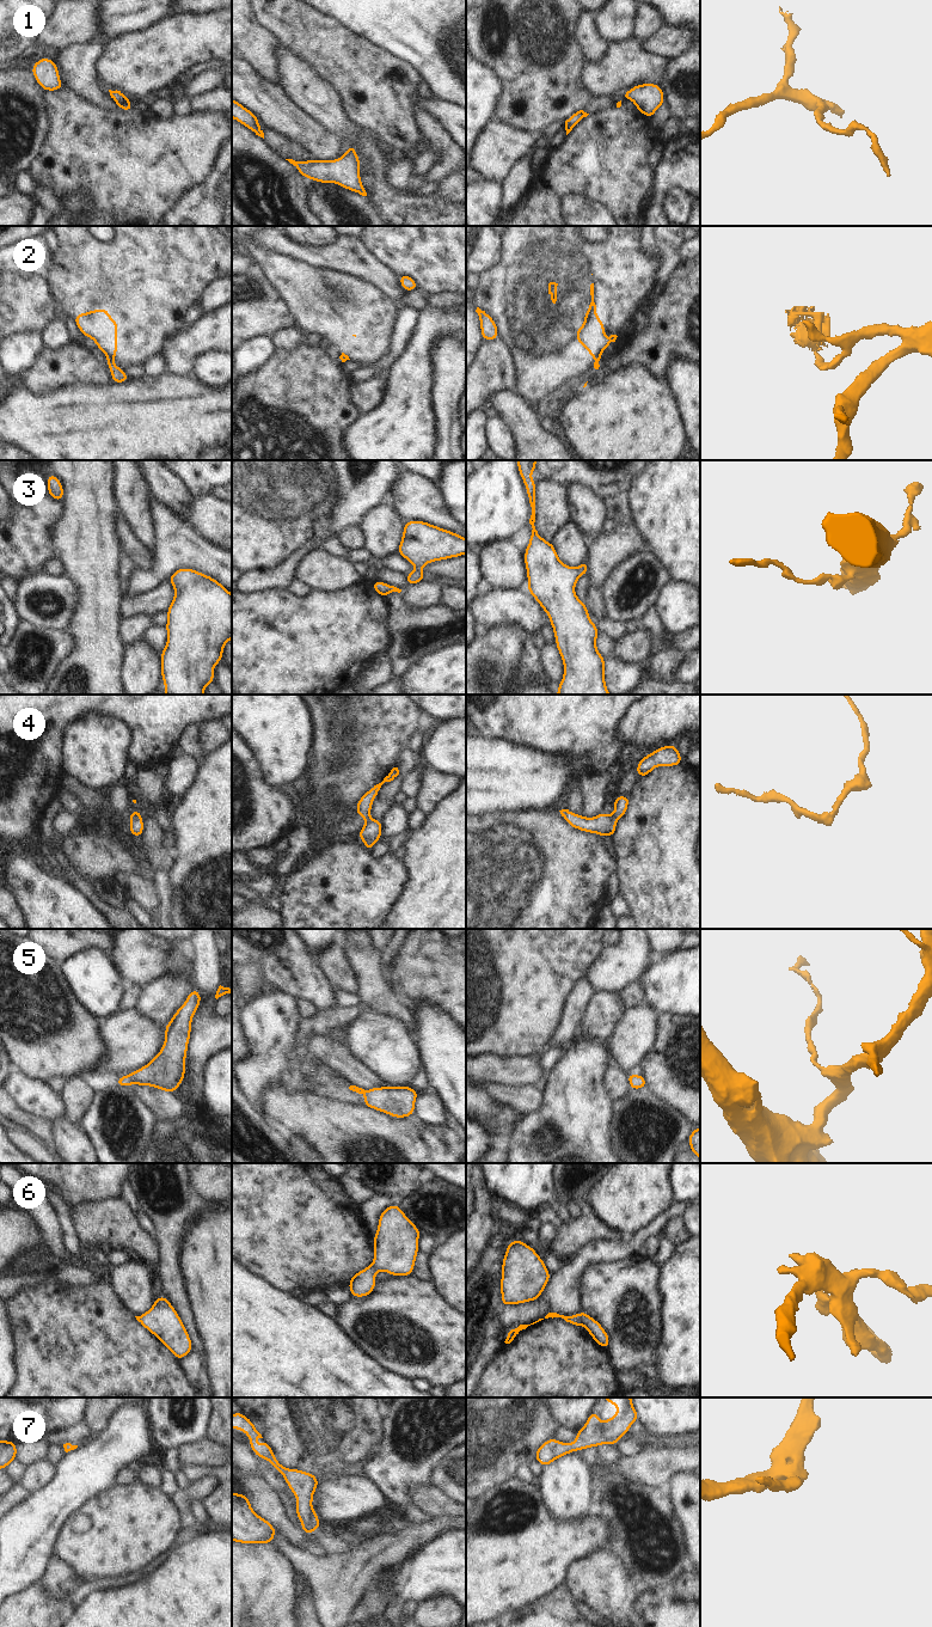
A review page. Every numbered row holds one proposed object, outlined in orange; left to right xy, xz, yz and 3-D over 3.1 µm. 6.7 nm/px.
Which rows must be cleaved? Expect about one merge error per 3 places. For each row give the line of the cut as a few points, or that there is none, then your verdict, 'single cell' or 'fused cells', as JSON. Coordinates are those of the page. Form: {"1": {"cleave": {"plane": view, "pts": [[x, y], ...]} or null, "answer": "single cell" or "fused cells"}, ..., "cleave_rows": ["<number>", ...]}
{"1": {"cleave": null, "answer": "single cell"}, "2": {"cleave": {"plane": "xy", "pts": [[108, 355], [112, 360]]}, "answer": "fused cells"}, "3": {"cleave": null, "answer": "single cell"}, "4": {"cleave": null, "answer": "single cell"}, "5": {"cleave": null, "answer": "single cell"}, "6": {"cleave": null, "answer": "single cell"}, "7": {"cleave": null, "answer": "single cell"}, "cleave_rows": ["2"]}

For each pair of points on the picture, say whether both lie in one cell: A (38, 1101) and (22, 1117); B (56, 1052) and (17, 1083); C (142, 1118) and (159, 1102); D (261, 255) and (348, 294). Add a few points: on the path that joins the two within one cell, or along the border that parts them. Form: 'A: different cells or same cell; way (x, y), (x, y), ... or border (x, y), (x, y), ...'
A: different cells; border (18, 1107), (53, 1121)
B: different cells; border (14, 1068), (49, 1083)
C: different cells; border (133, 1089), (135, 1095), (158, 1119)
D: same cell; way (282, 269), (313, 294), (326, 294)

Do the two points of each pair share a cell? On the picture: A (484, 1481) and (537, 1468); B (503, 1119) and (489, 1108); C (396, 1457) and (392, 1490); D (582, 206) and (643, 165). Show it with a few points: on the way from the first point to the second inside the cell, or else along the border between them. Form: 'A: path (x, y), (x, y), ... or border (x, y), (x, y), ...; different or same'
A: border (534, 1460), (528, 1465); different
B: path (500, 1119), (492, 1112); same
C: path (396, 1466), (396, 1481); same
D: border (574, 193), (581, 196), (592, 196), (606, 207); different

